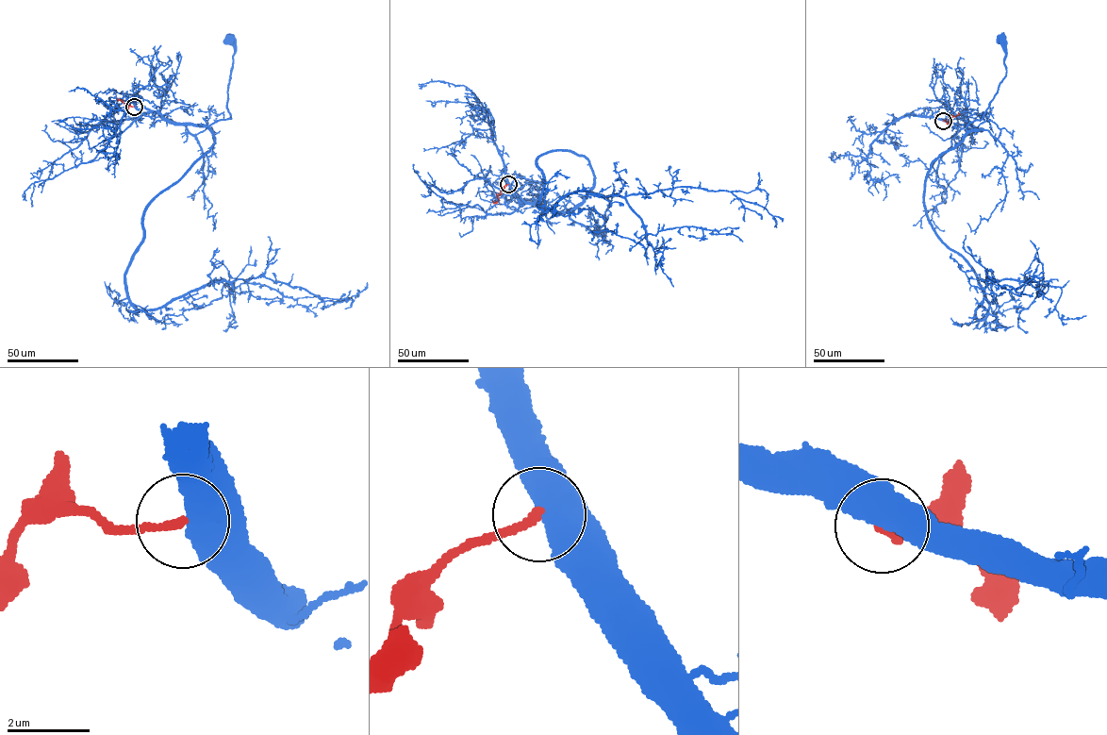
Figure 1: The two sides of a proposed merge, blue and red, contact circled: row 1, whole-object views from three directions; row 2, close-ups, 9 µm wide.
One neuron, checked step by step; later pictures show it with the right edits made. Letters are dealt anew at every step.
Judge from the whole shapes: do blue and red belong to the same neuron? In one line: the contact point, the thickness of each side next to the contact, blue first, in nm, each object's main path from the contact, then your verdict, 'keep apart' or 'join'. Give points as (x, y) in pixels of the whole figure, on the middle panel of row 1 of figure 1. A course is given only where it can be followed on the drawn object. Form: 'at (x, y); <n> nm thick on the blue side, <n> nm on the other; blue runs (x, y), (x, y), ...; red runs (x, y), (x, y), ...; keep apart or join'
at (508, 184); 750 nm thick on the blue side, 200 nm on the other; blue runs (508, 184), (526, 202), (558, 211), (574, 208), (588, 192), (603, 195), (609, 205), (606, 232), (597, 231); red runs (508, 184), (501, 191), (496, 201), (492, 201); keep apart

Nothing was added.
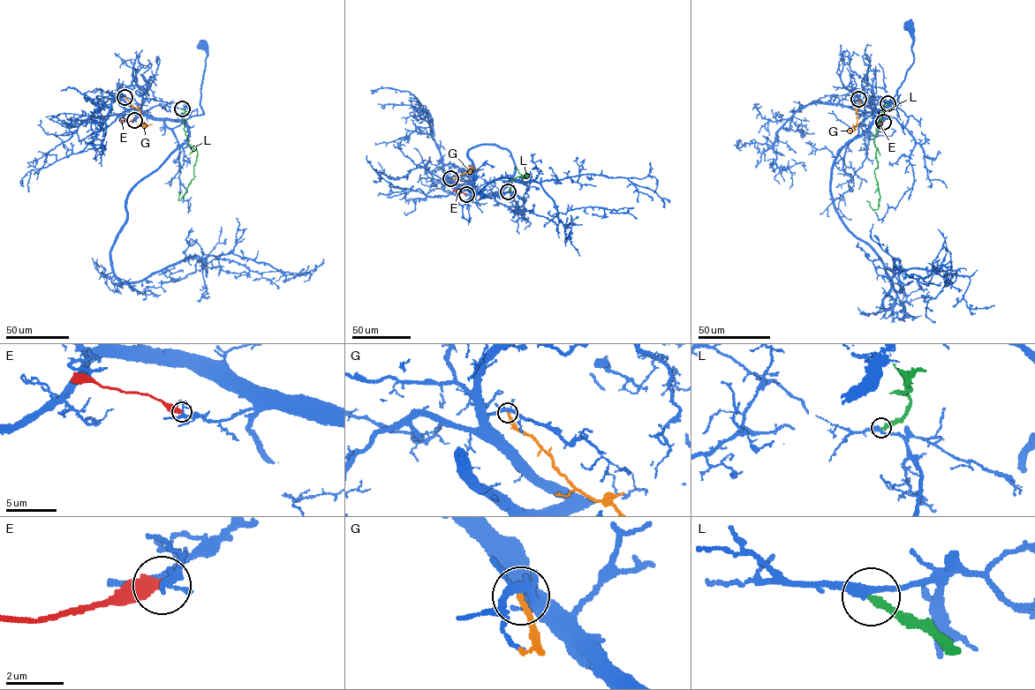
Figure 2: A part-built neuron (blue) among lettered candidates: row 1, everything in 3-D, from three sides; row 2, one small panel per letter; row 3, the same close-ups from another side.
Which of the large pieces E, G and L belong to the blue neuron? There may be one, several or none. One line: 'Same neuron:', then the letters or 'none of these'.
Same neuron: none of these

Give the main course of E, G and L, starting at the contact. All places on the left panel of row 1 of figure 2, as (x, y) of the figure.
E: (134, 120), (121, 120)
G: (124, 96), (140, 112), (143, 126), (137, 124)
L: (182, 108), (185, 111), (185, 135), (197, 155), (194, 177), (180, 200), (177, 199), (178, 191)

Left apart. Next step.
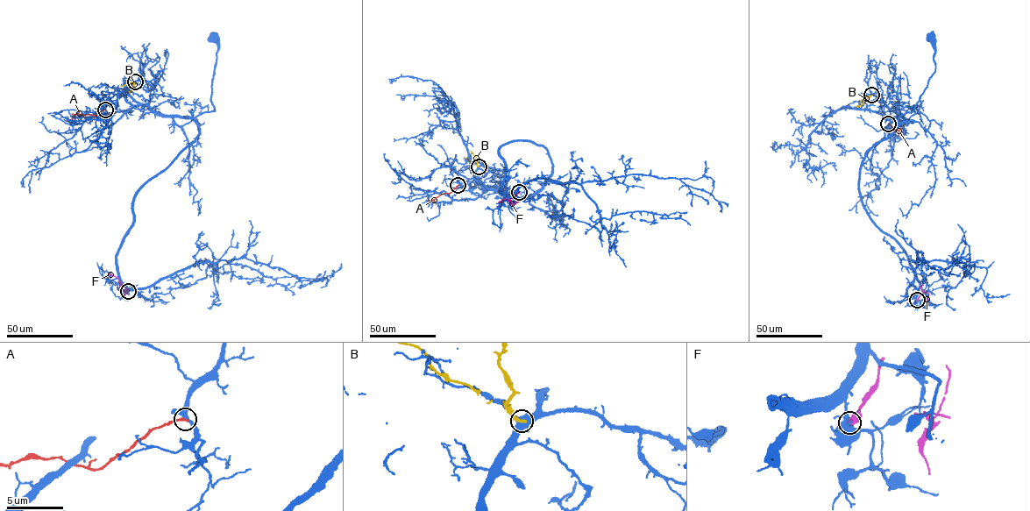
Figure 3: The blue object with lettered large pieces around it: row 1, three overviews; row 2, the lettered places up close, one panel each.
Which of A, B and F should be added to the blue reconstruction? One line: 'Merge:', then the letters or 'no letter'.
Merge: no letter

